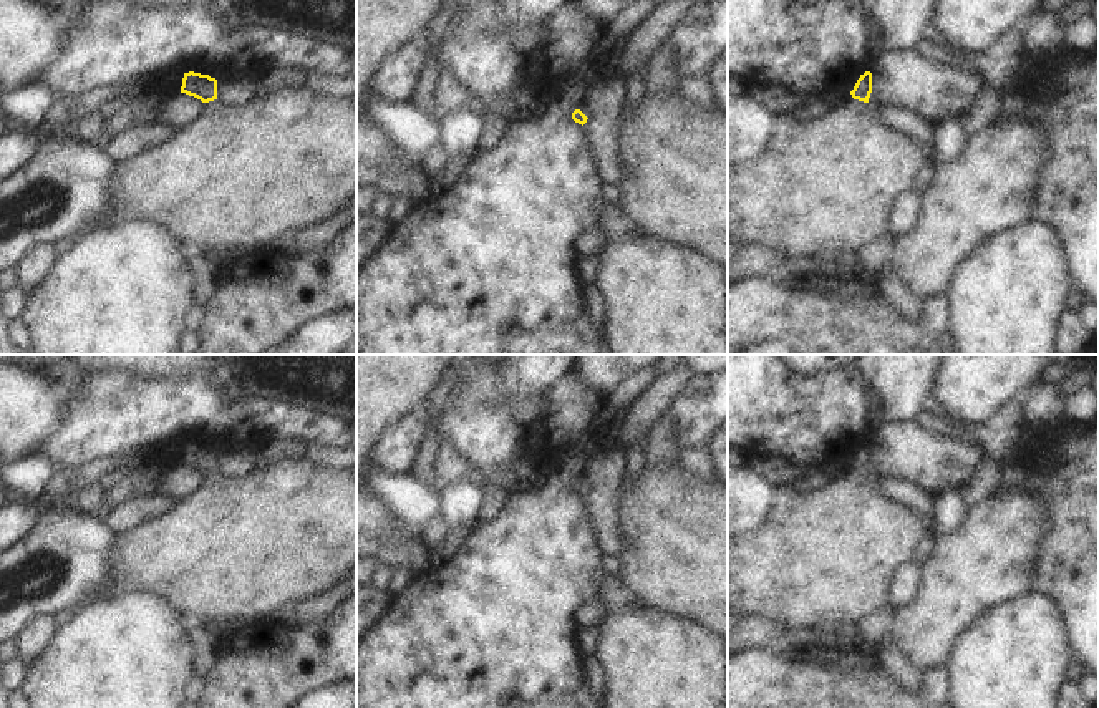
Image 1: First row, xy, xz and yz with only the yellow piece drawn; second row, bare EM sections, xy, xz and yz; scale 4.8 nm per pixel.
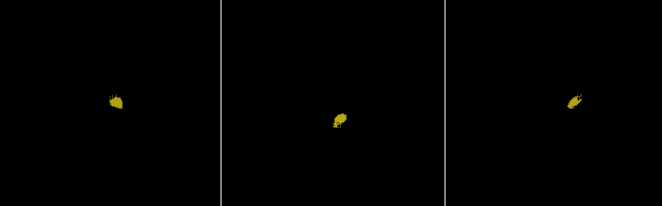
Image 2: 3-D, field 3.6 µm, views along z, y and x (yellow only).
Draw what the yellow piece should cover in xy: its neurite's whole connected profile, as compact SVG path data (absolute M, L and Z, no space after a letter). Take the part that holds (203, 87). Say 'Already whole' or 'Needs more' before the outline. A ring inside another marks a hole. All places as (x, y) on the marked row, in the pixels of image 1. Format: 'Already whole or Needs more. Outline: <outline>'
Needs more. Outline: M194 71L184 73L181 93L201 99L202 113L169 141L116 162L109 184L111 221L156 222L187 252L237 247L242 254L260 254L288 229L322 222L356 194L356 98L335 99L303 86L257 95L242 106L222 106L217 80Z

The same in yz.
Needs more. Outline: M865 71L857 80L854 90L850 91L852 99L845 106L825 109L825 113L821 118L812 121L781 123L781 128L772 134L761 156L739 162L731 169L728 169L728 239L738 240L743 245L748 244L766 245L769 249L781 250L792 259L799 255L824 259L847 250L859 252L862 245L877 242L885 232L888 232L890 211L895 199L907 191L913 191L917 174L923 167L932 166L932 159L913 136L892 129L880 121L875 109L869 104L870 93L872 93L872 73Z

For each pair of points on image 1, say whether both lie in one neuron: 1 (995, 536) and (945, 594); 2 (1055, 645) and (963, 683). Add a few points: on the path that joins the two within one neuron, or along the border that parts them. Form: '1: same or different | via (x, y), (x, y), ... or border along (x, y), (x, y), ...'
1: same | via (988, 551), (960, 579)
2: same | via (1031, 645), (992, 683), (987, 683)

